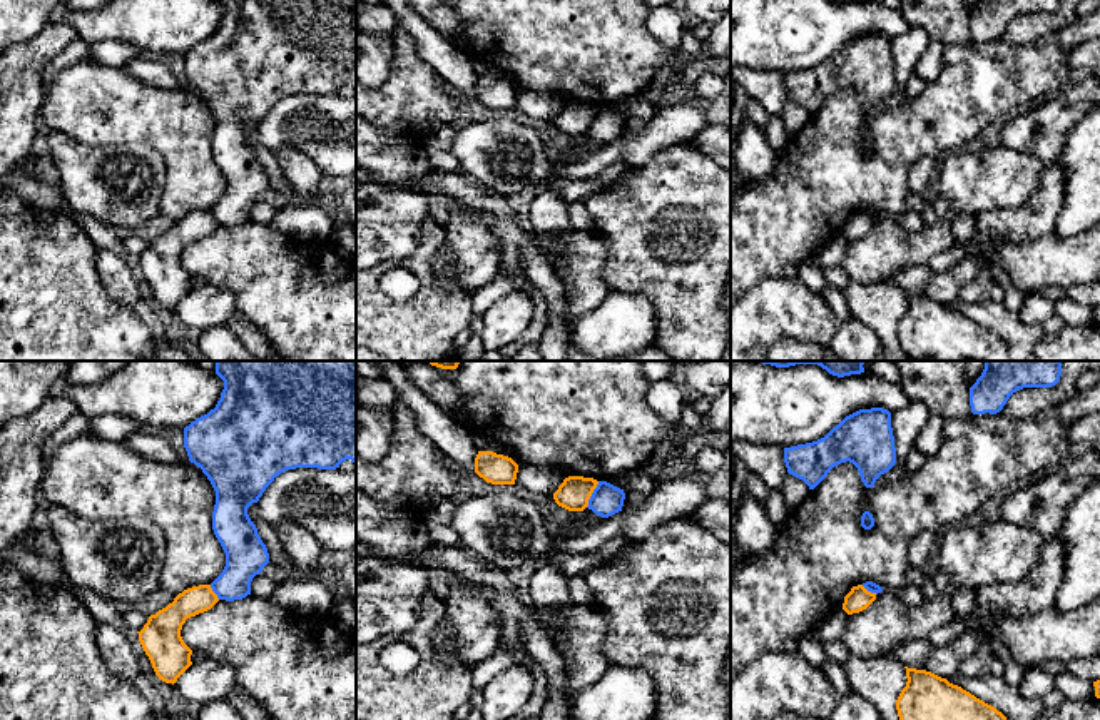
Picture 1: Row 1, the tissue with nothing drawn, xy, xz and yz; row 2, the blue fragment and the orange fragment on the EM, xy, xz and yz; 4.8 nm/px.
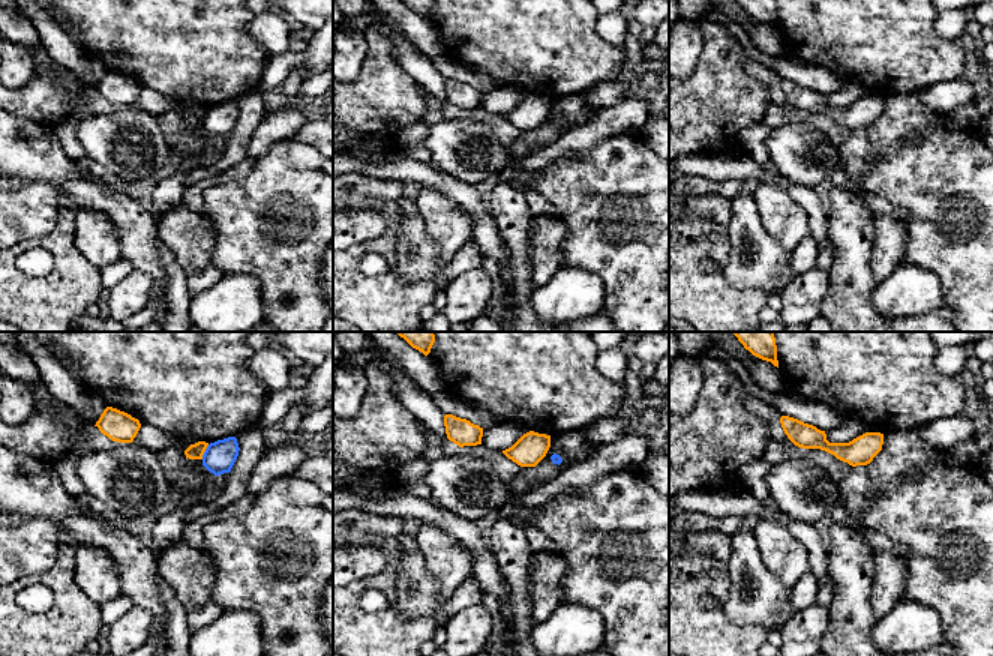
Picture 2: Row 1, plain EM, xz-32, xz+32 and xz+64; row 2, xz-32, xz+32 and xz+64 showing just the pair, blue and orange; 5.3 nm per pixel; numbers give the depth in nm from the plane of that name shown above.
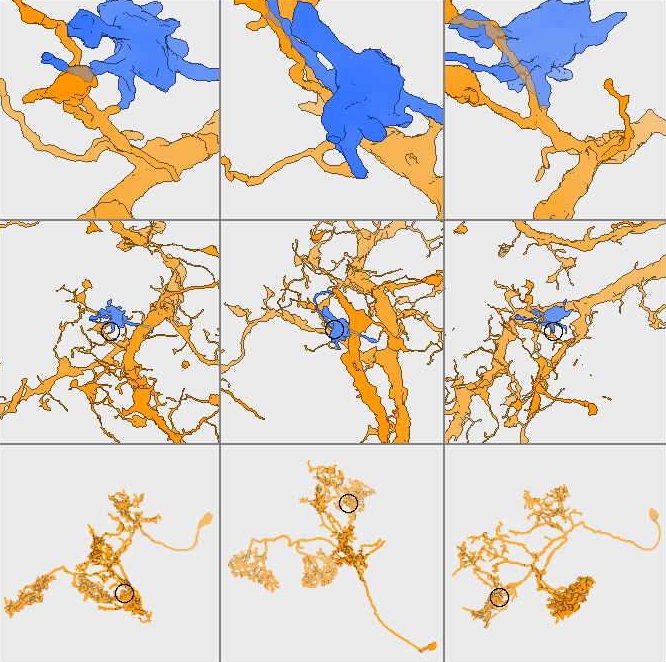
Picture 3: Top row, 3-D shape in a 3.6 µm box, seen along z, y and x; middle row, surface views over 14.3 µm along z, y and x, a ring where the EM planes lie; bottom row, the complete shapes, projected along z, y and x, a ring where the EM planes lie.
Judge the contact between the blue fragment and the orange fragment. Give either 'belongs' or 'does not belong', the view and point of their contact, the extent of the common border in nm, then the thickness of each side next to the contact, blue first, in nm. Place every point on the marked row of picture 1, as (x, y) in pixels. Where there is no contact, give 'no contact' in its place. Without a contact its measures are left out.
does not belong; contact xz (592, 495); length 140 nm; calibres 150 and 160 nm

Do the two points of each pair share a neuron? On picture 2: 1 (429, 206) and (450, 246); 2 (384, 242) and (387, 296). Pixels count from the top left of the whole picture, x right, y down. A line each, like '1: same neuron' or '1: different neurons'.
1: same neuron
2: same neuron

